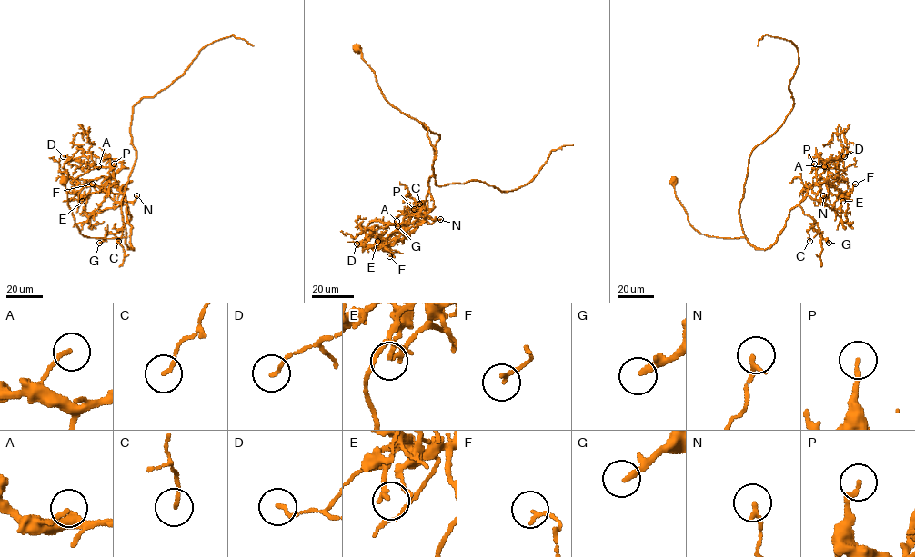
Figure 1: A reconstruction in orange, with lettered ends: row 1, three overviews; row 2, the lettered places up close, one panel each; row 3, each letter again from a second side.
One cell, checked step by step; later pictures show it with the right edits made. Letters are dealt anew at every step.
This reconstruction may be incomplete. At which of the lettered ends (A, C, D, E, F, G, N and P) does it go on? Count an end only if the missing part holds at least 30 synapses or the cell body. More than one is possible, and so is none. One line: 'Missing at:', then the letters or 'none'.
Missing at: E, G

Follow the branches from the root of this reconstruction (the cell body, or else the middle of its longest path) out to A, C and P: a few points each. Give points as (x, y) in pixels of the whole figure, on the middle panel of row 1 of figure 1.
A: (356, 49), (384, 97), (427, 128), (437, 151), (427, 199), (407, 221), (395, 224), (397, 221)
C: (356, 49), (384, 97), (427, 128), (437, 151), (428, 183), (434, 203), (428, 209), (424, 201), (419, 203)
P: (356, 49), (384, 97), (427, 128), (437, 151), (427, 199), (414, 209)

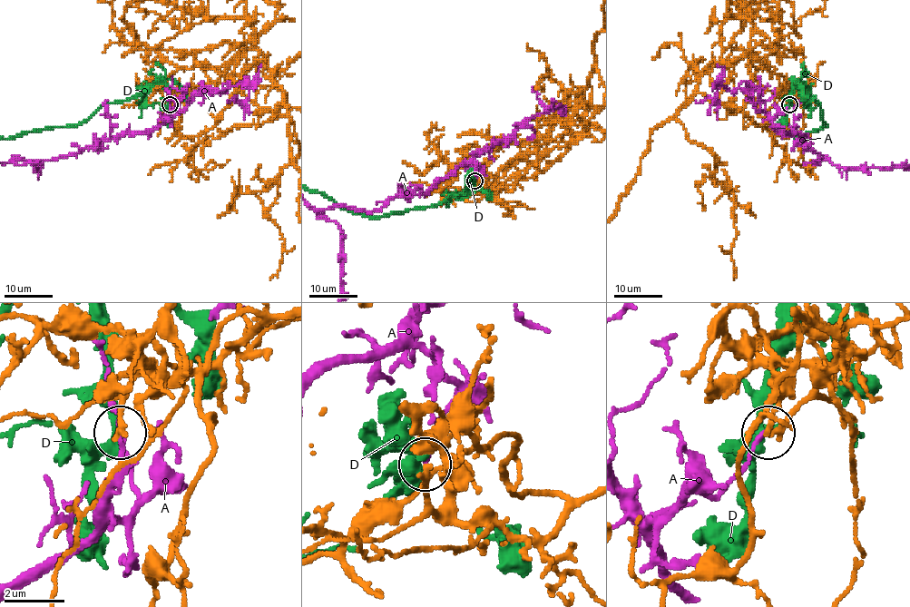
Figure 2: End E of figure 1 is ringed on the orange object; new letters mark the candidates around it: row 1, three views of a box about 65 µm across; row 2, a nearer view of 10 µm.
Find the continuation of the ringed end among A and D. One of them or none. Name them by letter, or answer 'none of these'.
none of these

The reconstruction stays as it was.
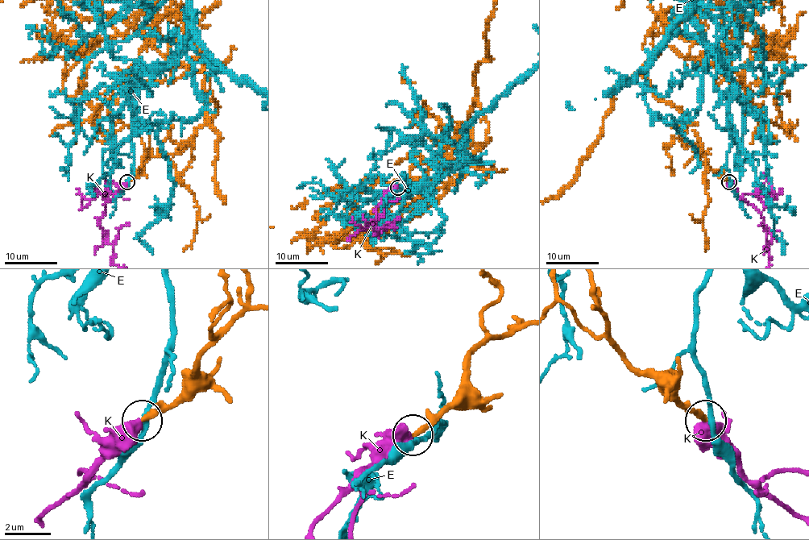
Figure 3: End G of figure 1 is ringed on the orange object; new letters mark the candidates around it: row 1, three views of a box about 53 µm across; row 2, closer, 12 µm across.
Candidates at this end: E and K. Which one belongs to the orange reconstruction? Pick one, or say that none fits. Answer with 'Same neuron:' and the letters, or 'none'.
Same neuron: K

